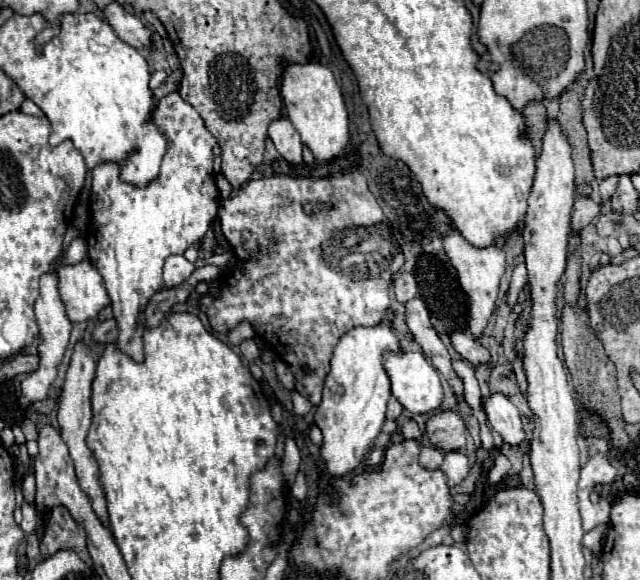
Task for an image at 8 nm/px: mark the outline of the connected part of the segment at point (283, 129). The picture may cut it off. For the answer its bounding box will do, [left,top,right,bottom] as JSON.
[269,118,303,164]

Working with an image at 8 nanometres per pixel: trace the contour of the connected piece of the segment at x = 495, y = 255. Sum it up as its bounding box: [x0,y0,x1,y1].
[443,226,505,338]

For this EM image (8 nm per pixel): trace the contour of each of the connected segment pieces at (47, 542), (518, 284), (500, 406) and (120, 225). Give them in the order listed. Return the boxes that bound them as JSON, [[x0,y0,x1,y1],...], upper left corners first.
[[41,506,91,564],[511,262,527,300],[485,392,525,446],[87,92,219,362]]

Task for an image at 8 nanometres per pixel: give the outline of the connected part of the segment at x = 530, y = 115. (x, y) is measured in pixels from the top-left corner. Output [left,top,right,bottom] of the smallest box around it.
[523,102,547,156]

